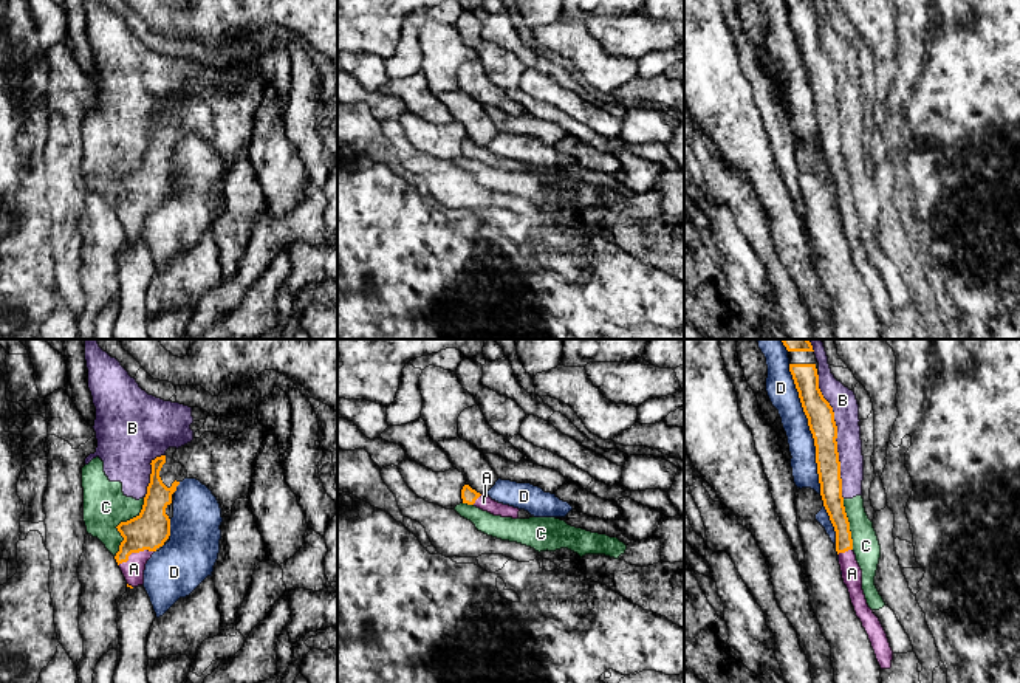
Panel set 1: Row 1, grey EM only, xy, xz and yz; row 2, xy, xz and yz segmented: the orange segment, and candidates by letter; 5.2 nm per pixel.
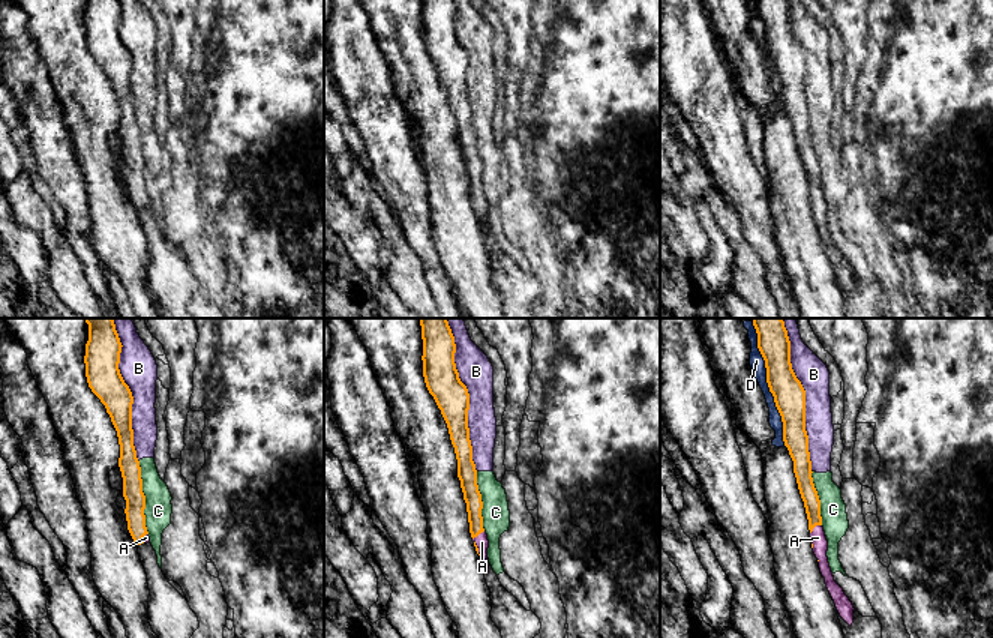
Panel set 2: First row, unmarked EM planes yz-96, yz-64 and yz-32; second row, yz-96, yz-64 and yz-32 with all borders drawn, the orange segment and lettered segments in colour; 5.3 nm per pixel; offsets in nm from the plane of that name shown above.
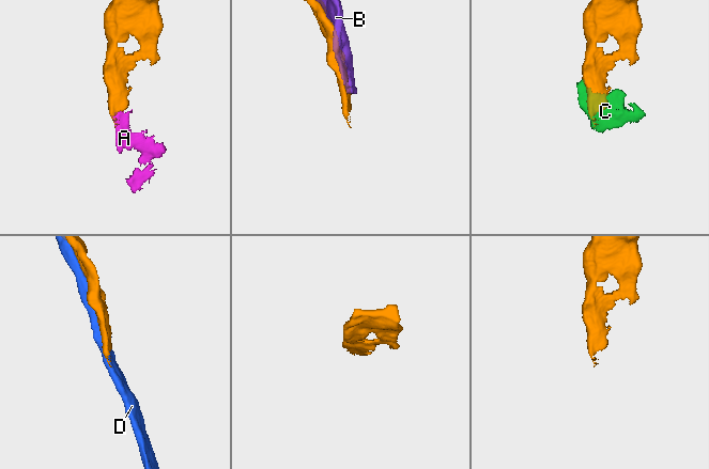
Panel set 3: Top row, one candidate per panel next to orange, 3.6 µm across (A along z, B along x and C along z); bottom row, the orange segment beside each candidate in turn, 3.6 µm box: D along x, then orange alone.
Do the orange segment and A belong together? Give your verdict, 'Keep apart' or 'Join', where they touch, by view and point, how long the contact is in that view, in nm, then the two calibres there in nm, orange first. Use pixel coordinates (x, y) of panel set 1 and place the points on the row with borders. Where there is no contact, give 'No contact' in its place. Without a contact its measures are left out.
Join. Touches orange at xy (135, 552). Shared border 200 nm. Thickness 200 nm (orange) against 110 nm

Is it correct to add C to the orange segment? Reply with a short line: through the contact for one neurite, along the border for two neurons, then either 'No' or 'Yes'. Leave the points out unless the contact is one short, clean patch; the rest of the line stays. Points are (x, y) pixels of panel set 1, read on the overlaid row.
No

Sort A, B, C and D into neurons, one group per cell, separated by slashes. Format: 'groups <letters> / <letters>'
groups A / B C / D

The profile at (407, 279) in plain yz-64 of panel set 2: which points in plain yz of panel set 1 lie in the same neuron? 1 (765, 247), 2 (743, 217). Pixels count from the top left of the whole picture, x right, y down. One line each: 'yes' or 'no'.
1: yes
2: yes

